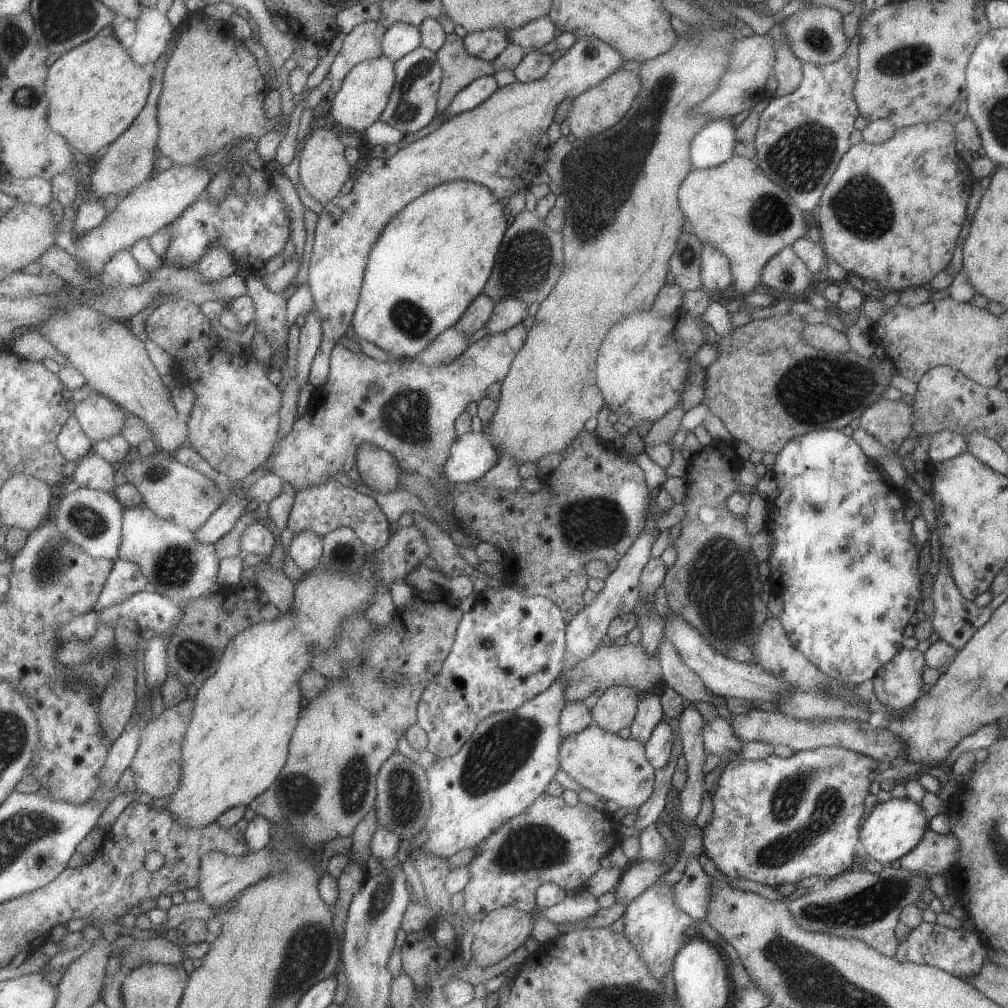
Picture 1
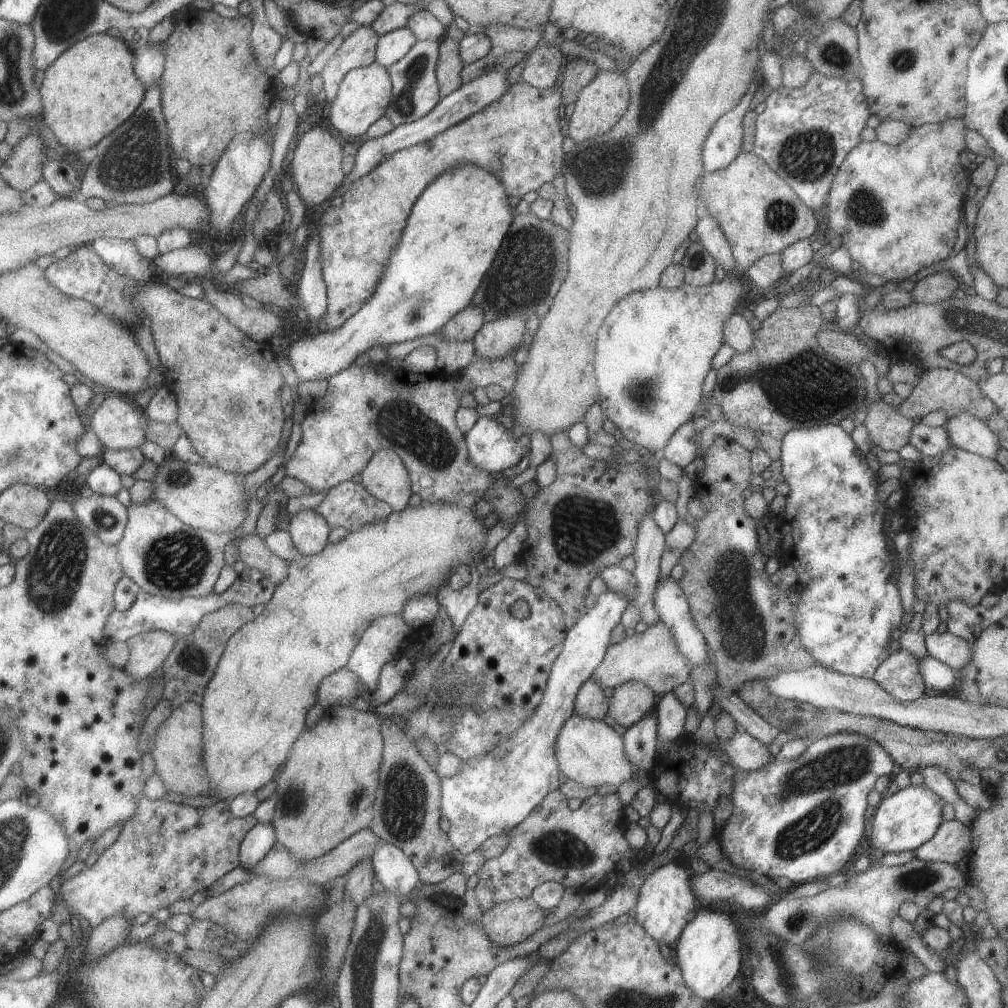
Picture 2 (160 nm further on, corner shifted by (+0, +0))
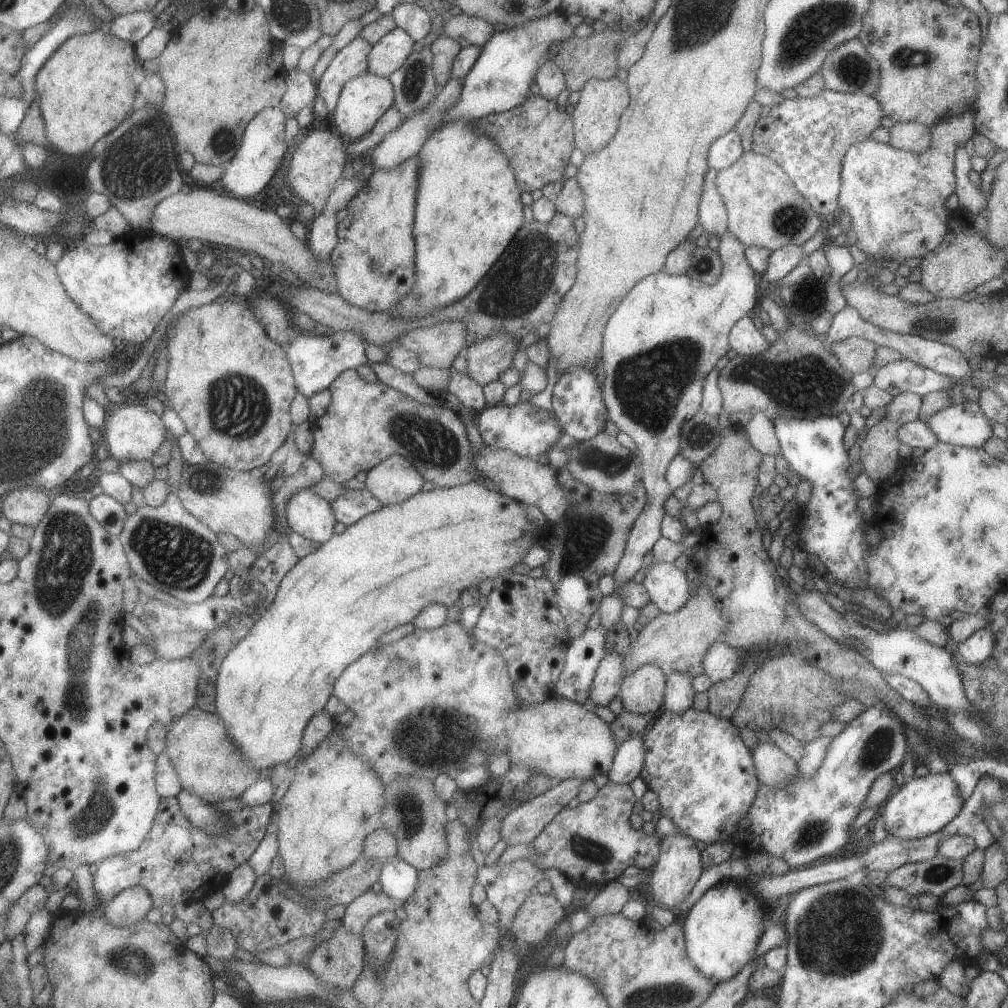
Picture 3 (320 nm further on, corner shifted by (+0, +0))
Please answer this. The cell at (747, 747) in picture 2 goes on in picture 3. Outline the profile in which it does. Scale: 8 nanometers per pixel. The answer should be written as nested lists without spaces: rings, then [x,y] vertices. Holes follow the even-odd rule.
[[[759,742],[750,753],[758,782],[766,787],[783,787],[798,775],[797,763],[773,743]]]

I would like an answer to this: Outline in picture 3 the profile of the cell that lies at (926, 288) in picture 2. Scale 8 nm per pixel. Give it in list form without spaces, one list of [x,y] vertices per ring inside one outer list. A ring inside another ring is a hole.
[[[959,207],[949,212],[941,243],[921,259],[921,286],[936,298],[956,299],[973,295],[973,288],[995,276],[999,277],[1005,270],[1005,252],[990,245],[987,231],[988,222],[984,212],[969,215]]]

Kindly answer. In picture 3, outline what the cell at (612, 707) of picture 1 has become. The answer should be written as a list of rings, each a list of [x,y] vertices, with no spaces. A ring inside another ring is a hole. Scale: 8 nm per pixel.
[[[653,663],[637,667],[620,682],[622,708],[630,713],[658,713],[662,710],[666,676]]]

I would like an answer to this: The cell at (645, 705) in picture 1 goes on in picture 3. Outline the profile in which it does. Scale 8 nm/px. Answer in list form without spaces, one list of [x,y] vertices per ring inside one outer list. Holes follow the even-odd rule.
[[[632,734],[616,748],[606,775],[609,782],[628,785],[641,772],[644,761],[641,735]]]

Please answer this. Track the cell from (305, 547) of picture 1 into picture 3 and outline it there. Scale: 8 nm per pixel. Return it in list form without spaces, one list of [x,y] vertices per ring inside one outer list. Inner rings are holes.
[[[309,487],[287,498],[285,520],[289,530],[319,545],[331,538],[337,524],[329,502],[311,492]]]

